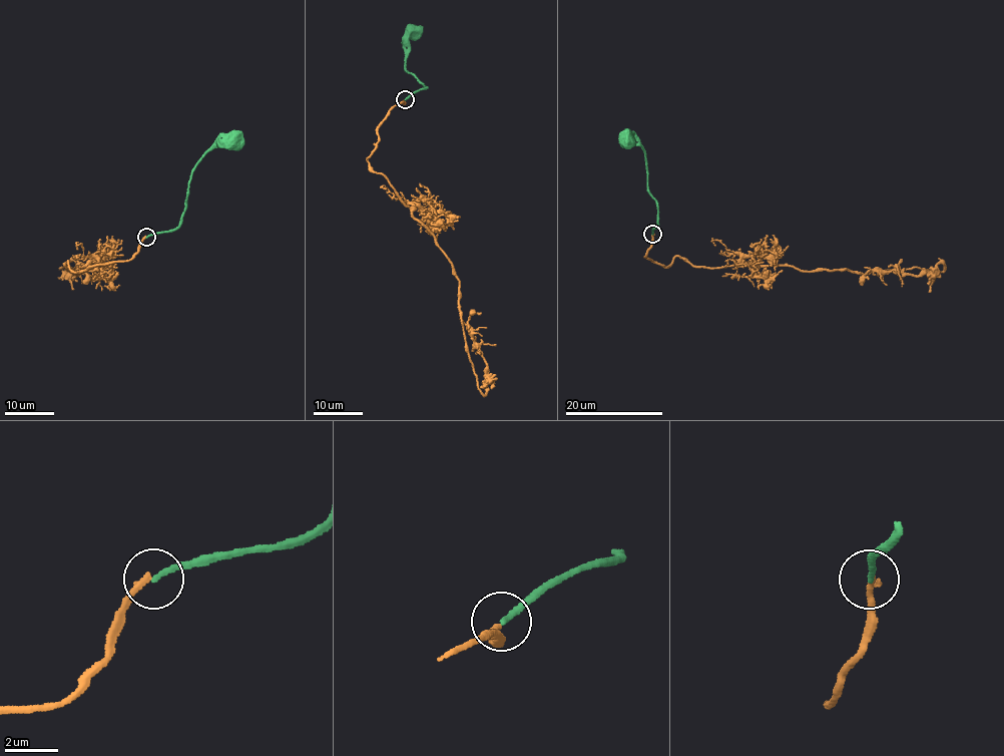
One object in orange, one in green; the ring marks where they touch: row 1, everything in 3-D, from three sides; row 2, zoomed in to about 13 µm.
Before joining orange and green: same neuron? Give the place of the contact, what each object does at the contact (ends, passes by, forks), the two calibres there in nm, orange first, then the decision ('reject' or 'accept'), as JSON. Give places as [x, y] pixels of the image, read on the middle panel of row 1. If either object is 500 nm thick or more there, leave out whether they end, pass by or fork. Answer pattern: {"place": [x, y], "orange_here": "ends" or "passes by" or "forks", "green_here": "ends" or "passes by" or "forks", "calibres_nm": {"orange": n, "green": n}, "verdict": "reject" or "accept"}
{"place": [405, 99], "orange_here": "ends", "green_here": "ends", "calibres_nm": {"orange": 200, "green": 200}, "verdict": "reject"}

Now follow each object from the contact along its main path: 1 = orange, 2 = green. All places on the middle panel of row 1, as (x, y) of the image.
1: (405, 100), (380, 124), (368, 160), (449, 261), (480, 388), (486, 361), (468, 323), (472, 311)
2: (405, 99), (426, 87), (405, 71), (408, 41), (417, 26)

